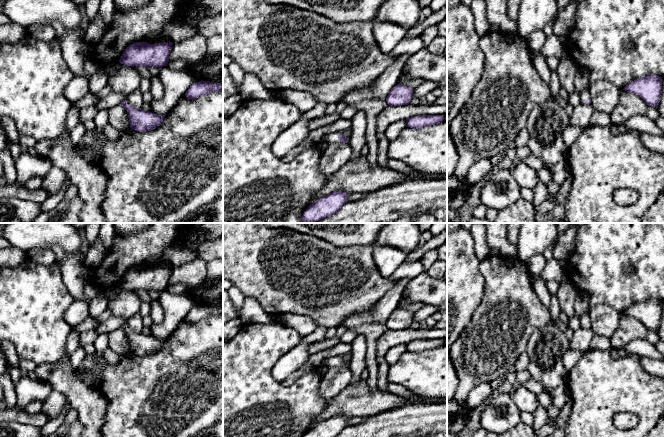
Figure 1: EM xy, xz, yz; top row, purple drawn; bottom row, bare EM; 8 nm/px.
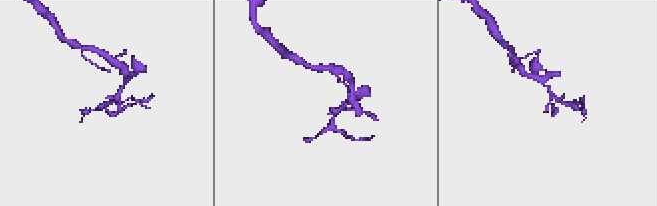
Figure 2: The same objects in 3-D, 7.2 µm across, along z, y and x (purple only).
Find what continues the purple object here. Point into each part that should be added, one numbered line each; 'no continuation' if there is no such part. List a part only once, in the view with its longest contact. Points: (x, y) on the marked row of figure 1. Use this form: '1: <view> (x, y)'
no continuation

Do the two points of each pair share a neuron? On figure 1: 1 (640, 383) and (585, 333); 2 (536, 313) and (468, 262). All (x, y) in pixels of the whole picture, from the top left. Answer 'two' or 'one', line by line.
1: two
2: two

